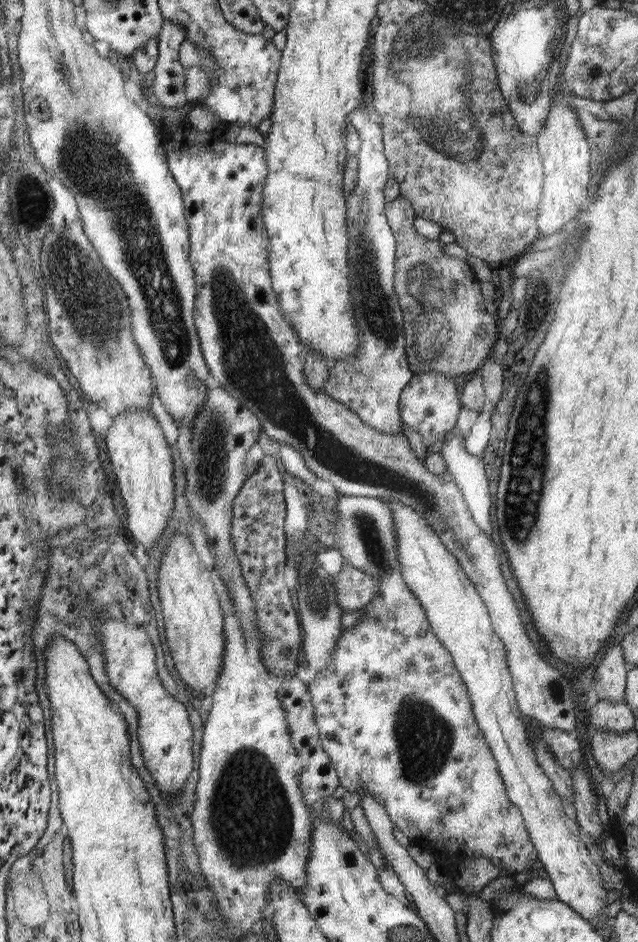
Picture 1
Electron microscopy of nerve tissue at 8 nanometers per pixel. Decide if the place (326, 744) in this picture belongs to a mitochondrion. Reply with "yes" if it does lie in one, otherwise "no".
no

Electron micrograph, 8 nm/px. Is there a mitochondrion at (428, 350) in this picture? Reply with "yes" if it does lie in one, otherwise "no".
yes

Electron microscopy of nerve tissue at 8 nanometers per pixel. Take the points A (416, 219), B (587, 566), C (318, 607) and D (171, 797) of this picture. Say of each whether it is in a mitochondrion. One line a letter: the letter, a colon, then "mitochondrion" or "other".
A: other
B: other
C: mitochondrion
D: other

